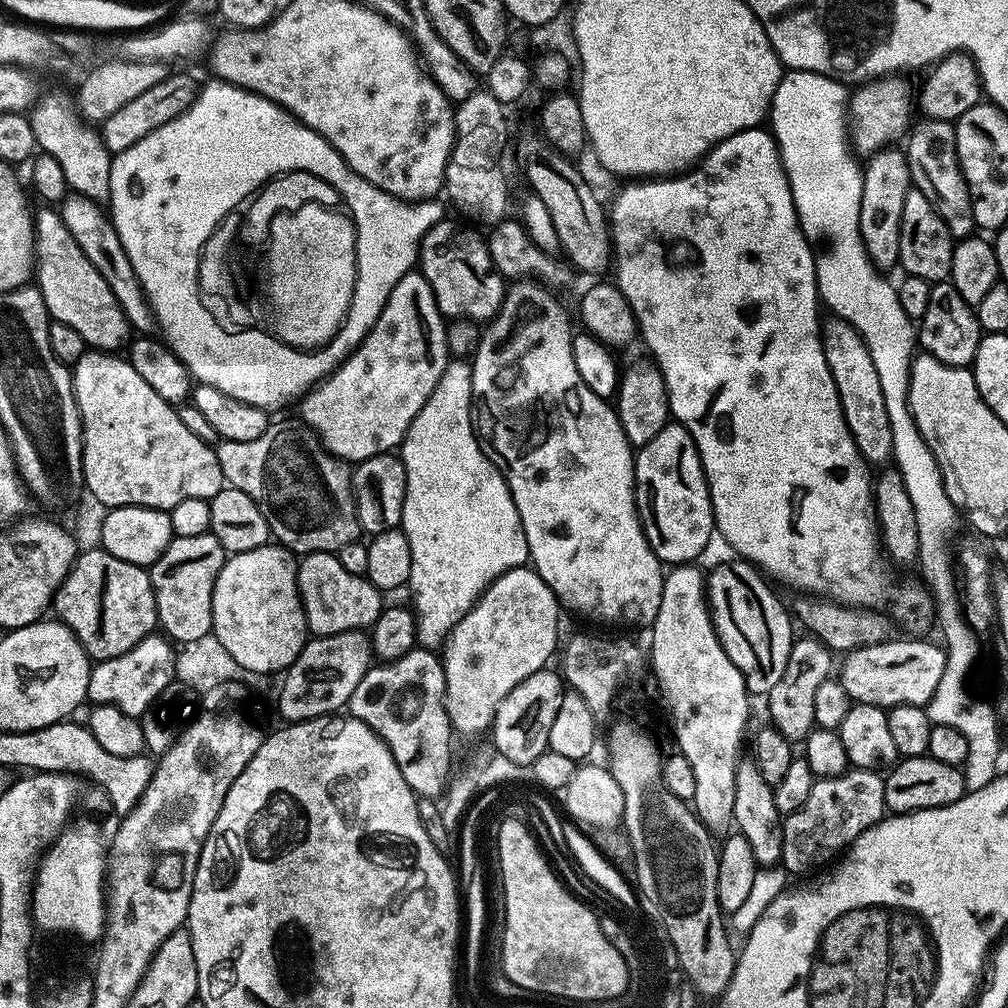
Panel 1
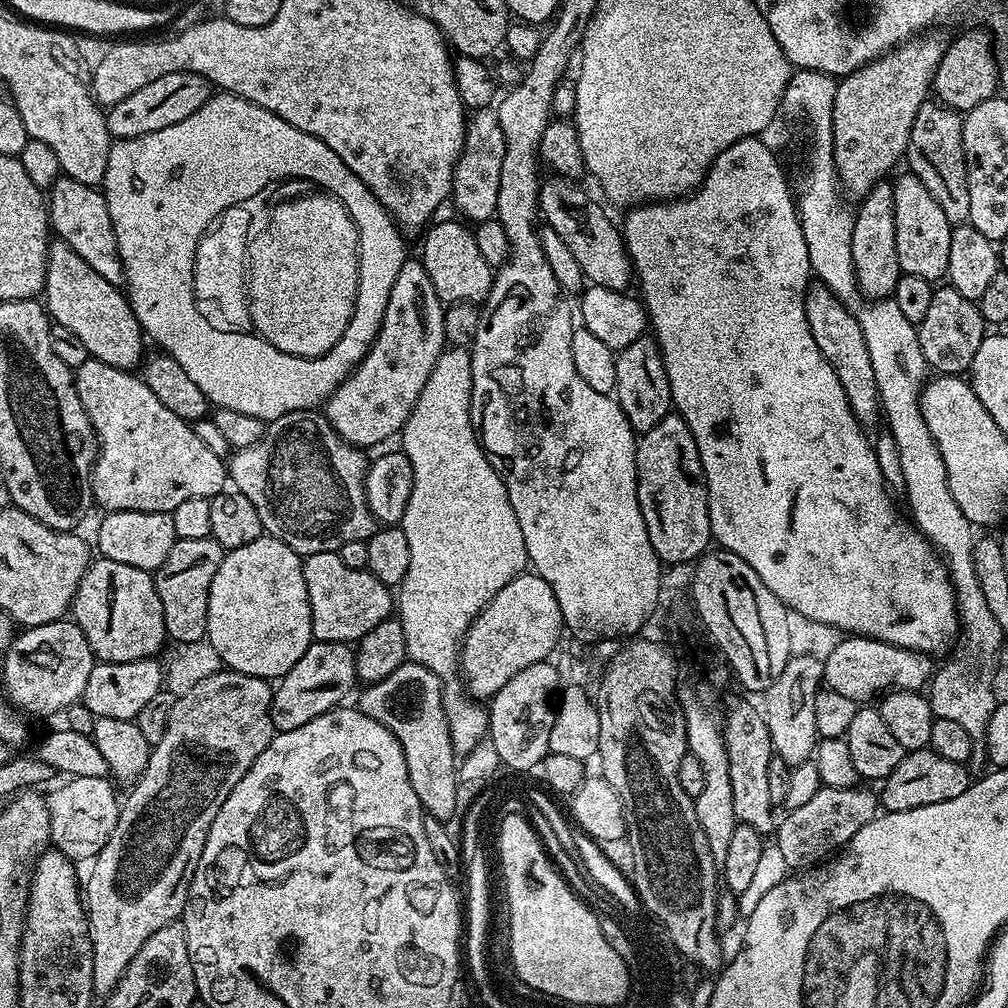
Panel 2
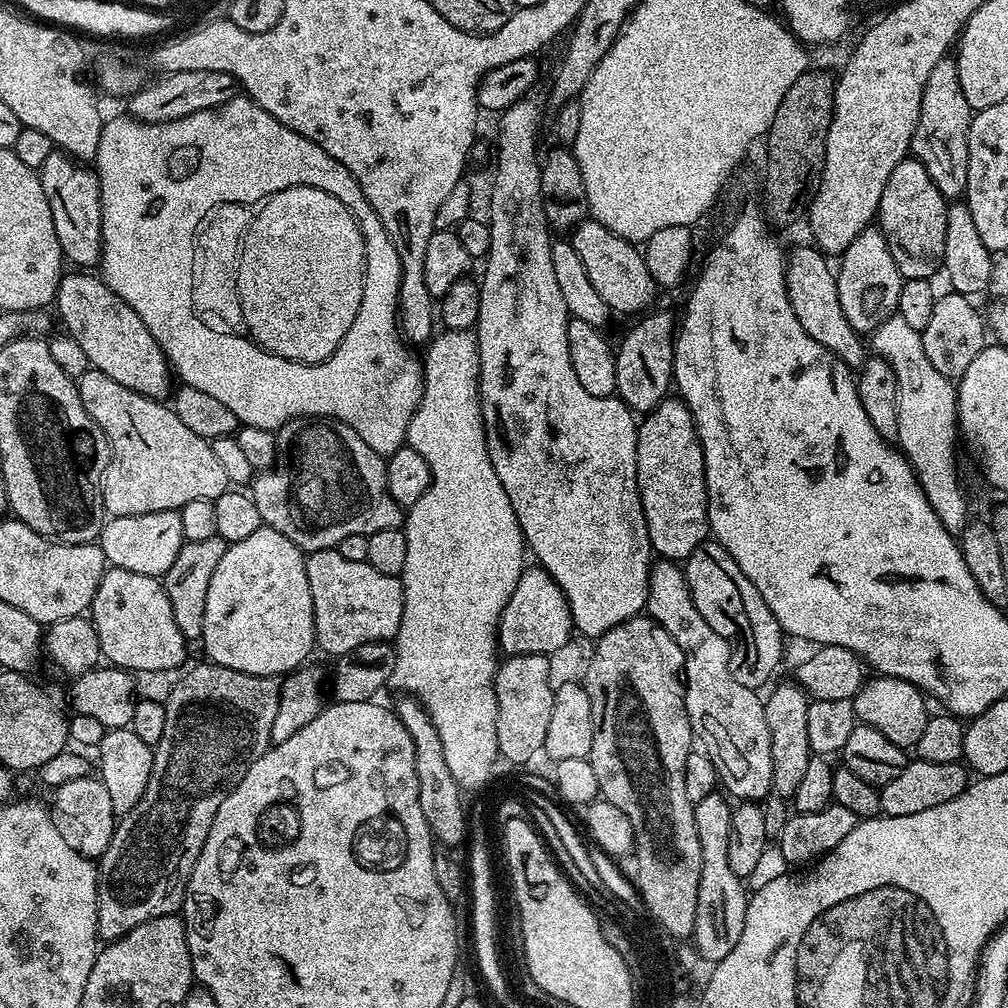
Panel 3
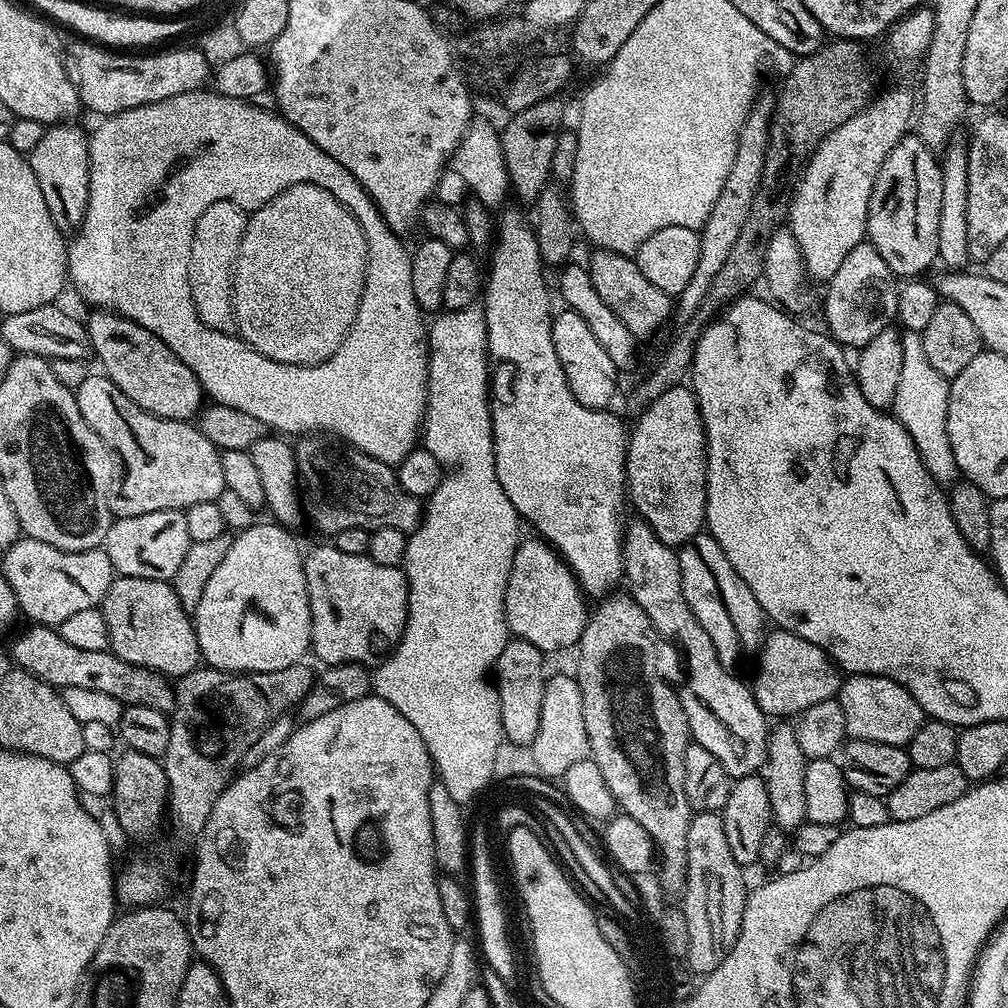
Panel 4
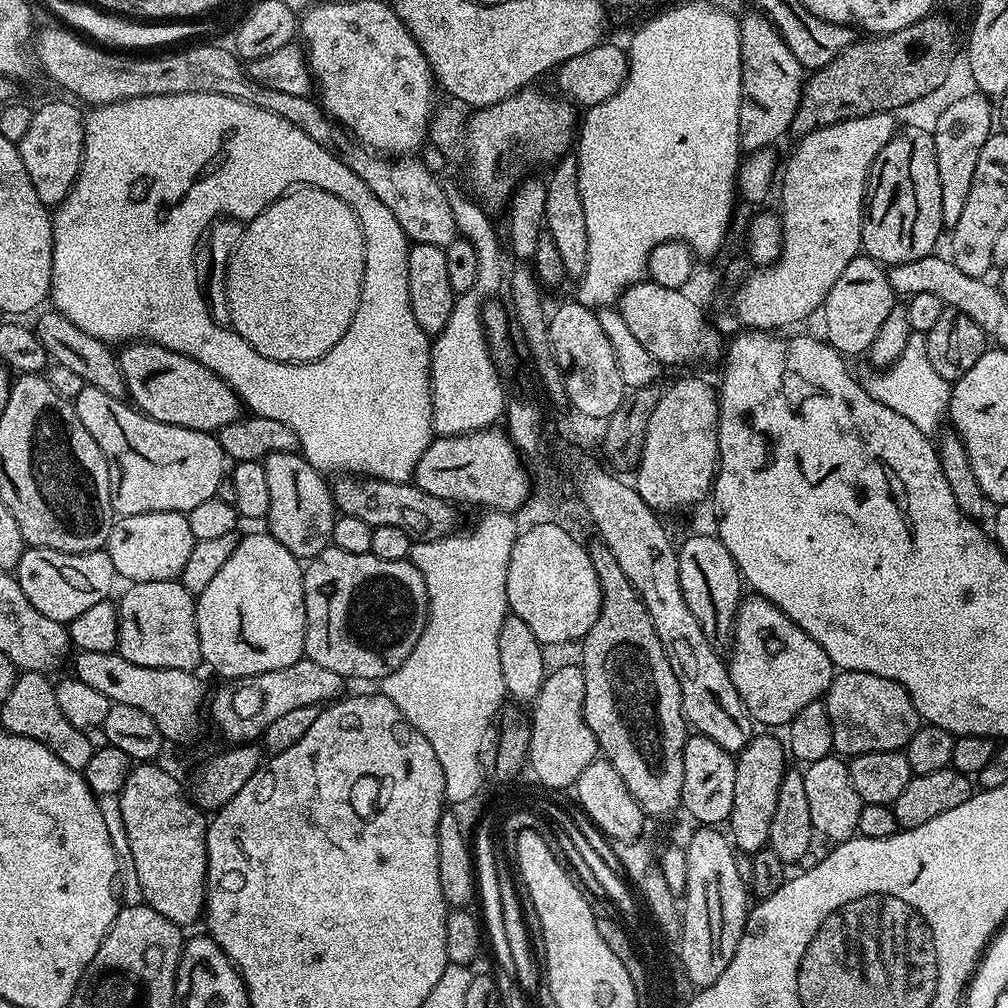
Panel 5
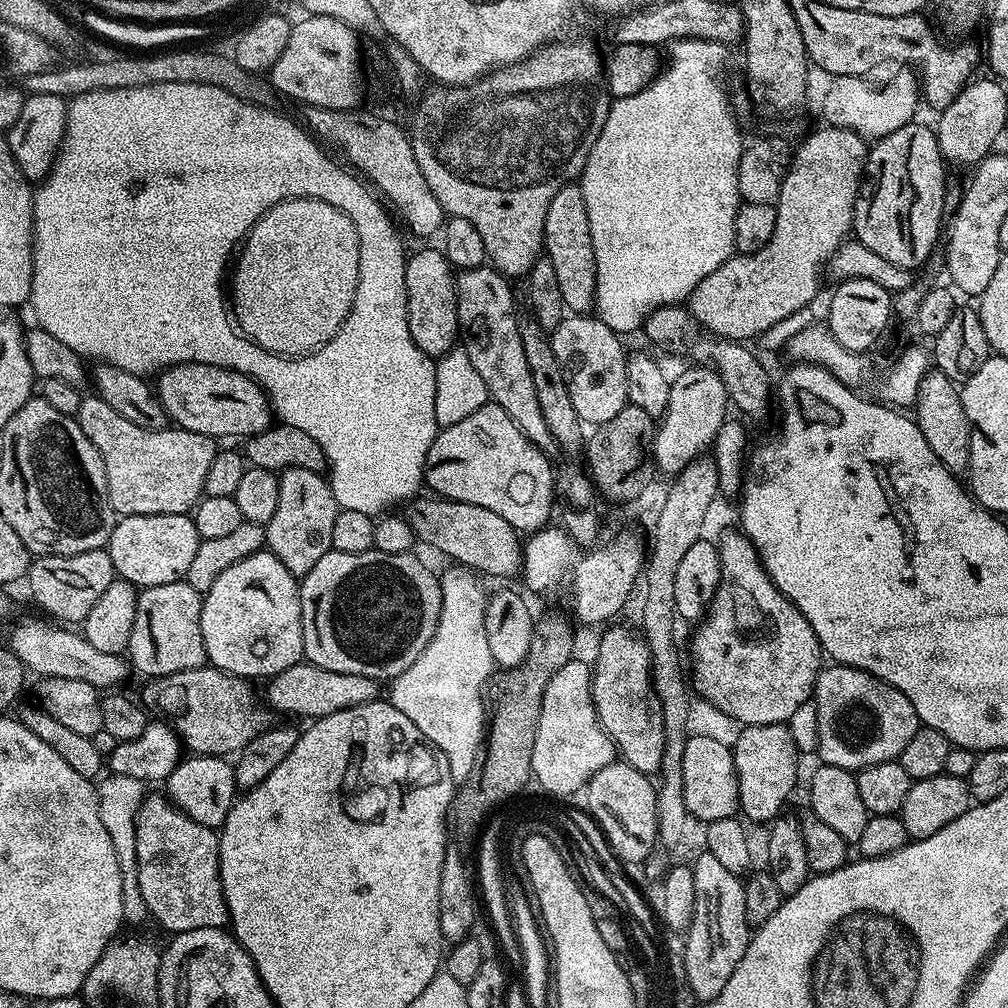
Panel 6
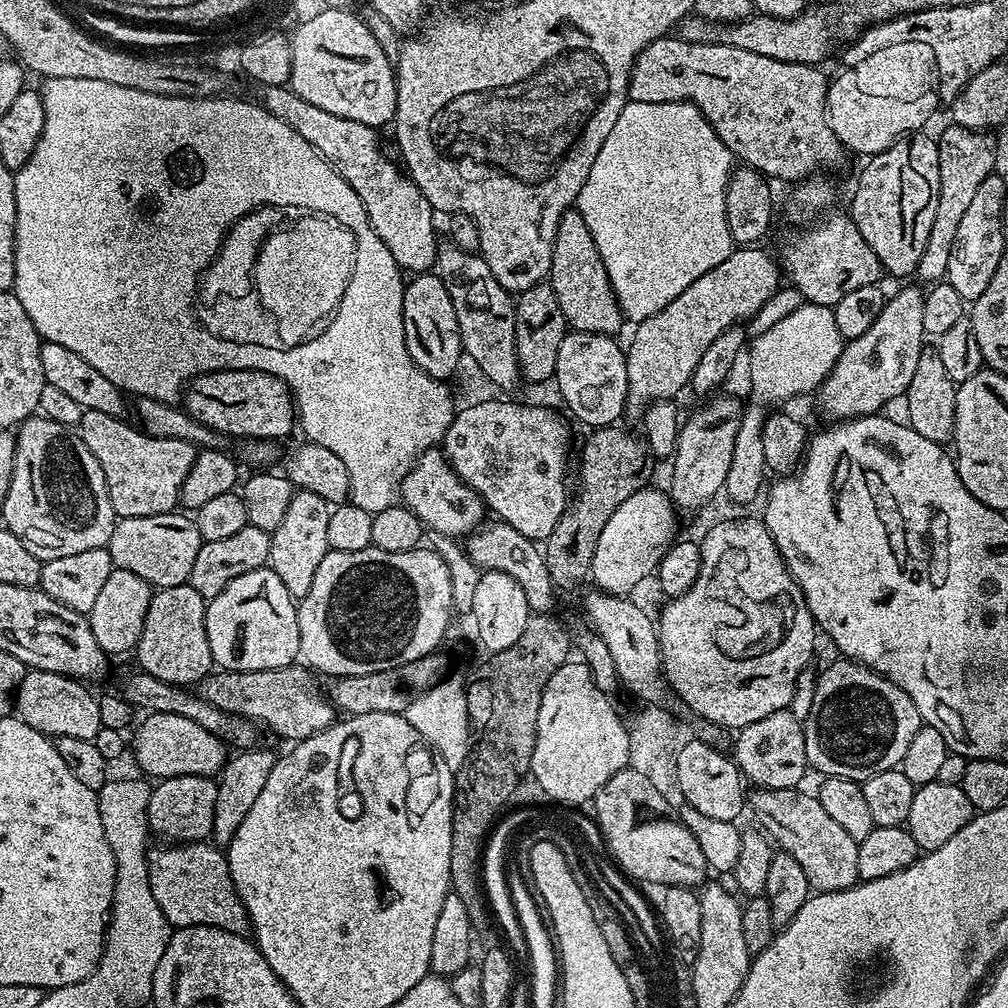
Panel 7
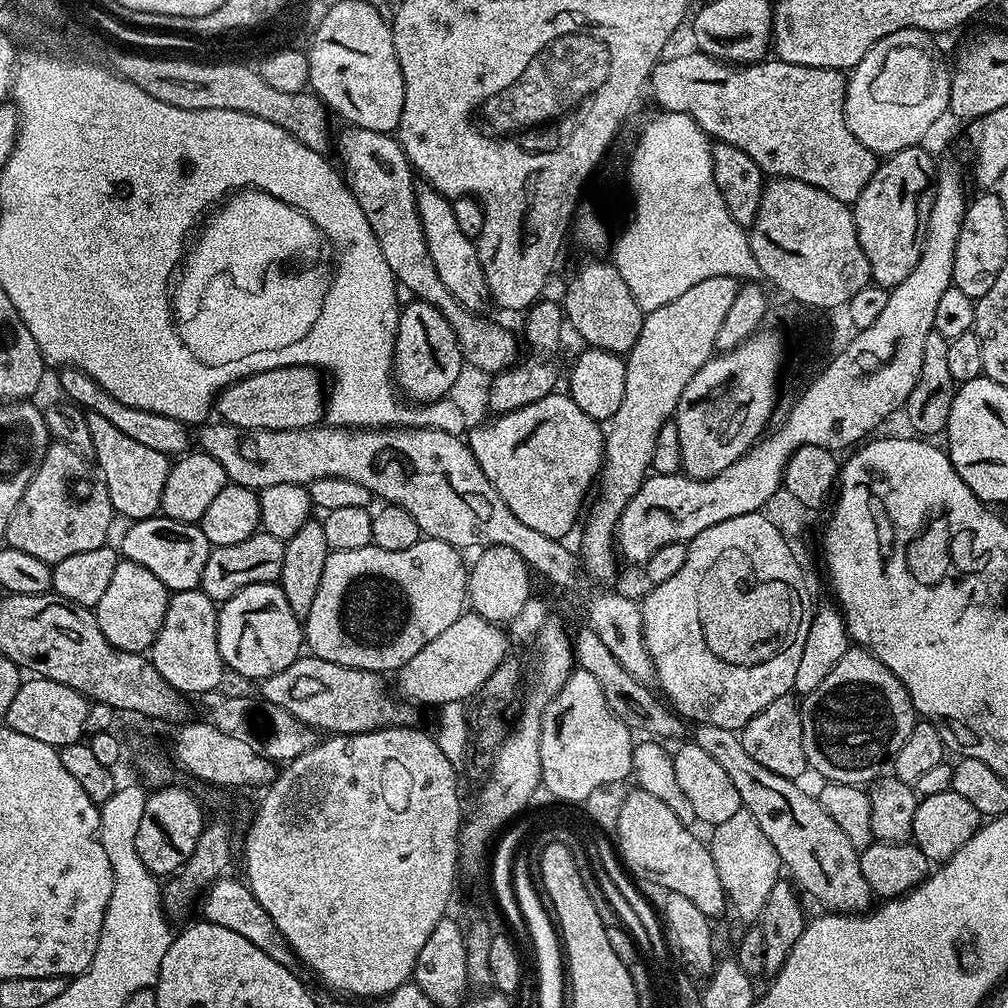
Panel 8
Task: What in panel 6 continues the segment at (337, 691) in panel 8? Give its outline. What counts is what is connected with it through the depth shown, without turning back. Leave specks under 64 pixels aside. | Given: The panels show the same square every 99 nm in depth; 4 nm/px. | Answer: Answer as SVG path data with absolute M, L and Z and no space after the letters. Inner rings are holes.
M205 666L149 679L142 700L153 713L161 712L172 725L181 745L198 756L231 757L239 754L259 732L269 727L269 713L256 701L253 681Z

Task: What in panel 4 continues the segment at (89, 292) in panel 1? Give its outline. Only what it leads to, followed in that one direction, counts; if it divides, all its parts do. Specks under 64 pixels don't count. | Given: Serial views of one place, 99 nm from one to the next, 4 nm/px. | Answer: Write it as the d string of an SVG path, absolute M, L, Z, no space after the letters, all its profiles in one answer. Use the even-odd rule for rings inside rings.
M92 310L86 316L86 327L94 360L104 367L101 368L103 375L114 382L130 402L167 420L191 421L199 413L206 400L204 388L196 372L190 370L190 366L186 366L162 338L150 334L146 326L117 316L111 310Z

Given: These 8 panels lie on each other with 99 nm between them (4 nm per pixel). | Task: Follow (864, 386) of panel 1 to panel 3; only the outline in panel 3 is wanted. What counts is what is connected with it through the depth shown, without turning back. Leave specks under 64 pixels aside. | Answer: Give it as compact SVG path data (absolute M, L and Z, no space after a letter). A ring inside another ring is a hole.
M811 243L800 244L787 253L788 269L786 270L786 290L788 301L794 310L794 318L802 322L802 330L814 338L826 350L830 350L843 364L856 370L866 359L866 344L861 333L846 322L846 314L842 314L842 302L838 302L838 286L833 265L828 265L829 257Z

